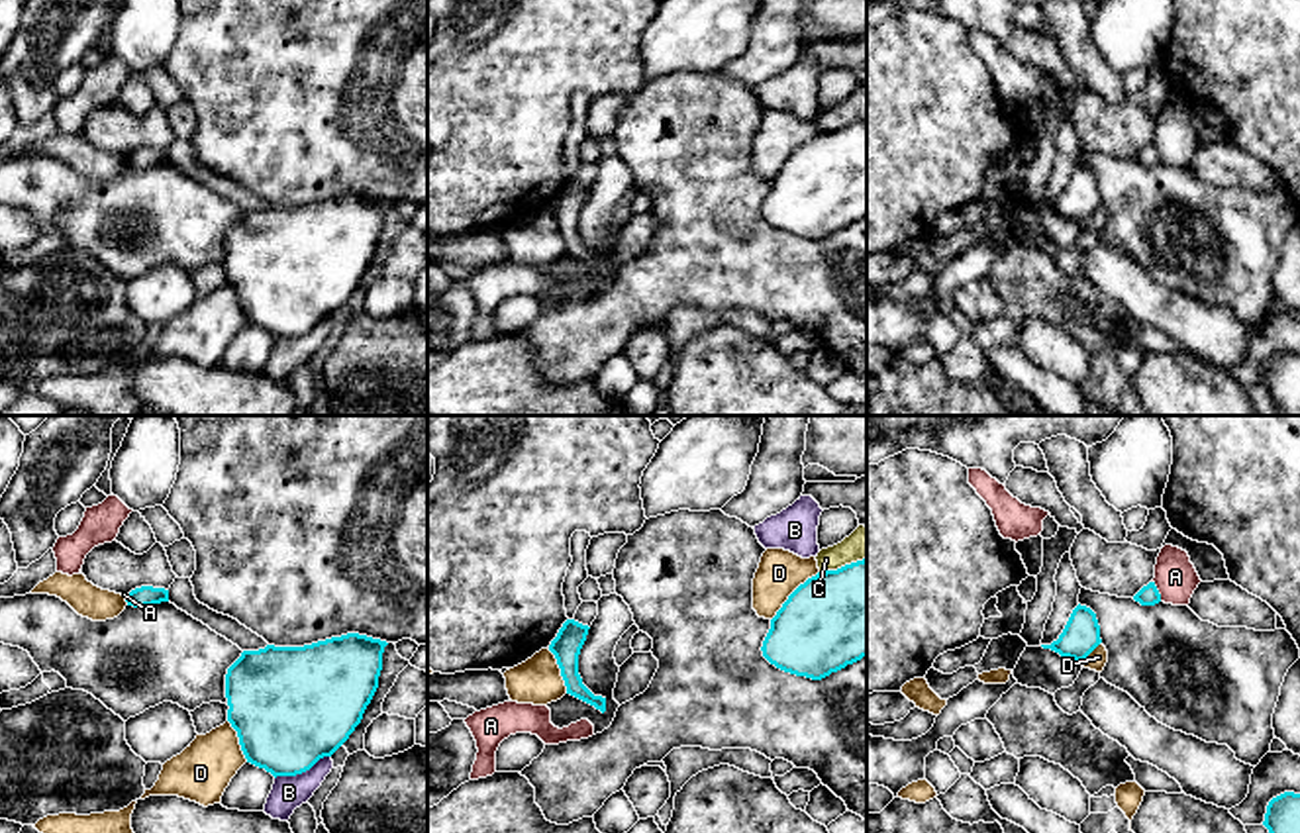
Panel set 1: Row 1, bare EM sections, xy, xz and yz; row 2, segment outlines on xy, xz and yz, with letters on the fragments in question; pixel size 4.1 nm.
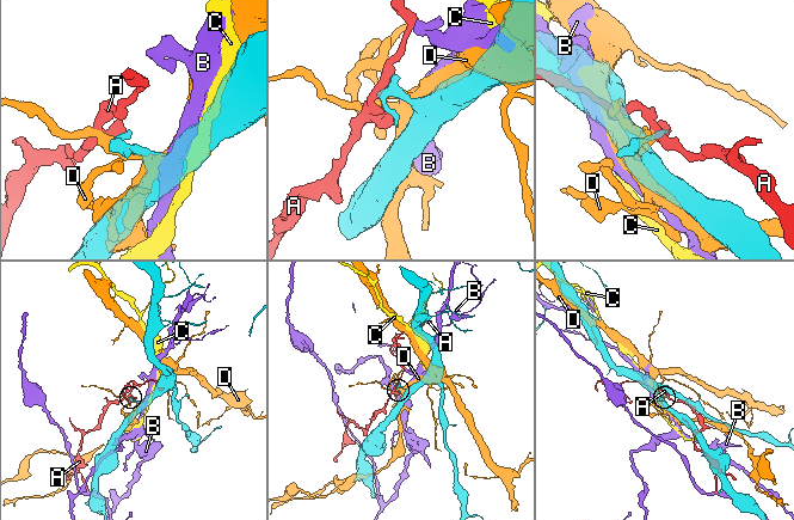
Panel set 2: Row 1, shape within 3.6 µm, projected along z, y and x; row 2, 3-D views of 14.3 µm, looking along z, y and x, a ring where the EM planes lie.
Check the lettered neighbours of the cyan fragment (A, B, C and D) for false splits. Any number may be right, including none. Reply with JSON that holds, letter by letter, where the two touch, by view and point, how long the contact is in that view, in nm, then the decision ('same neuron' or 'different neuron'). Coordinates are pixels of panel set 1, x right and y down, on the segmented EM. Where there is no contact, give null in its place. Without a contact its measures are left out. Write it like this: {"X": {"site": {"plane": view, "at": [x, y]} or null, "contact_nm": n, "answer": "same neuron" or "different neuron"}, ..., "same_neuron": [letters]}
{"A": {"site": {"plane": "yz", "at": [1157, 590]}, "contact_nm": 90, "answer": "different neuron"}, "B": {"site": {"plane": "xy", "at": [302, 771]}, "contact_nm": 260, "answer": "different neuron"}, "C": {"site": {"plane": "xz", "at": [842, 567]}, "contact_nm": 200, "answer": "different neuron"}, "D": {"site": {"plane": "xz", "at": [791, 594]}, "contact_nm": 280, "answer": "different neuron"}, "same_neuron": []}

